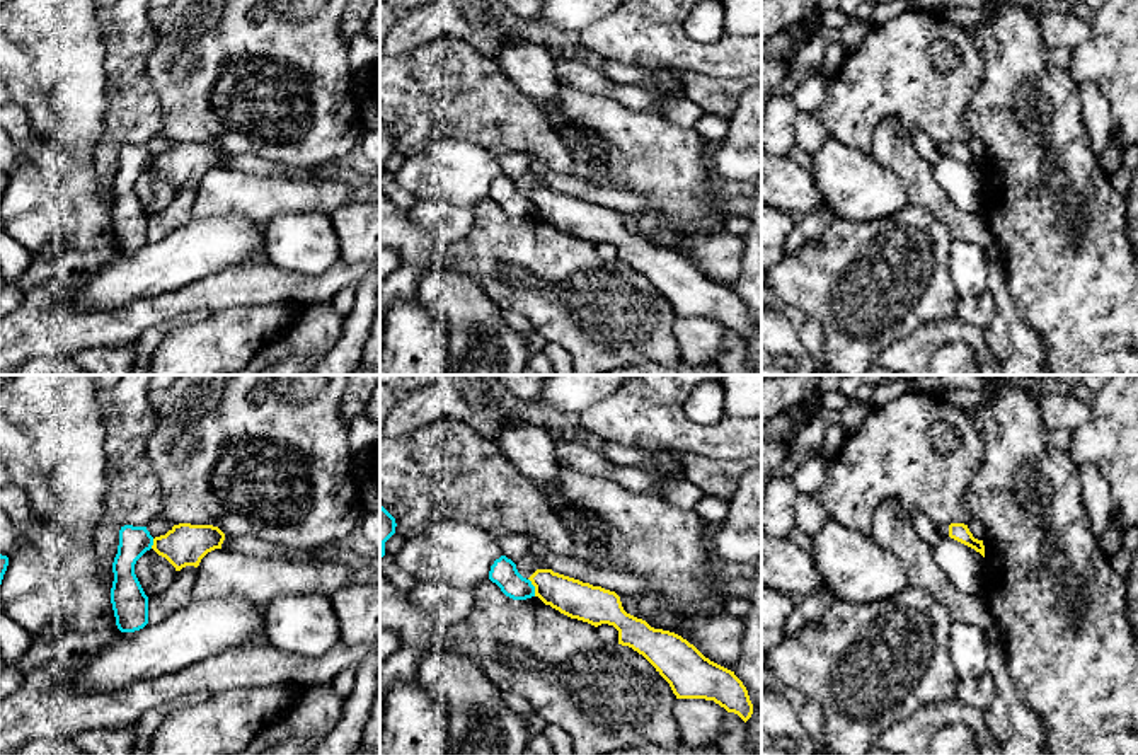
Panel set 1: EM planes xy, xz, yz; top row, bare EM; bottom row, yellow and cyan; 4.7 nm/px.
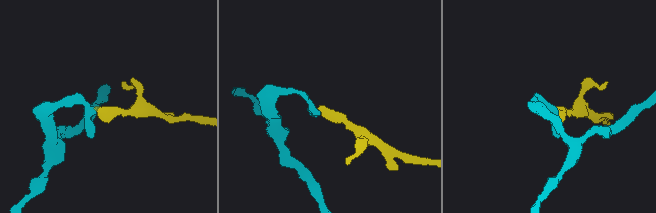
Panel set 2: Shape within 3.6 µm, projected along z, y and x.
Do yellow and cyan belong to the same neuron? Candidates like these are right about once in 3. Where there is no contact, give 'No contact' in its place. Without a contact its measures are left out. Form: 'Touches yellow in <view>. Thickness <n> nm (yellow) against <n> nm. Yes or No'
Touches yellow in xz. Thickness 180 nm (yellow) against 120 nm. No

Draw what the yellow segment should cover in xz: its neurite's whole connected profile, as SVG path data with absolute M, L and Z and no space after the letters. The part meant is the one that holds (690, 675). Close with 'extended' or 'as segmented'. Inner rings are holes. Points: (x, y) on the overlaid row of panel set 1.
M537 569L528 579L535 586L535 597L560 614L595 627L613 625L618 631L618 644L642 654L670 683L676 699L714 700L744 723L751 718L753 704L734 671L705 658L681 636L654 629L627 614L615 591L552 569Z; as segmented

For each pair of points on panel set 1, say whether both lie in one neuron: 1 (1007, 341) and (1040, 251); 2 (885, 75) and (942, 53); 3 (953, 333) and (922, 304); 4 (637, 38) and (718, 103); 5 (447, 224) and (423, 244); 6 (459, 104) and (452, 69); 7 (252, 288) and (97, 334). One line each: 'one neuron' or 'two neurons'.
1: two neurons
2: two neurons
3: two neurons
4: two neurons
5: two neurons
6: one neuron
7: one neuron

